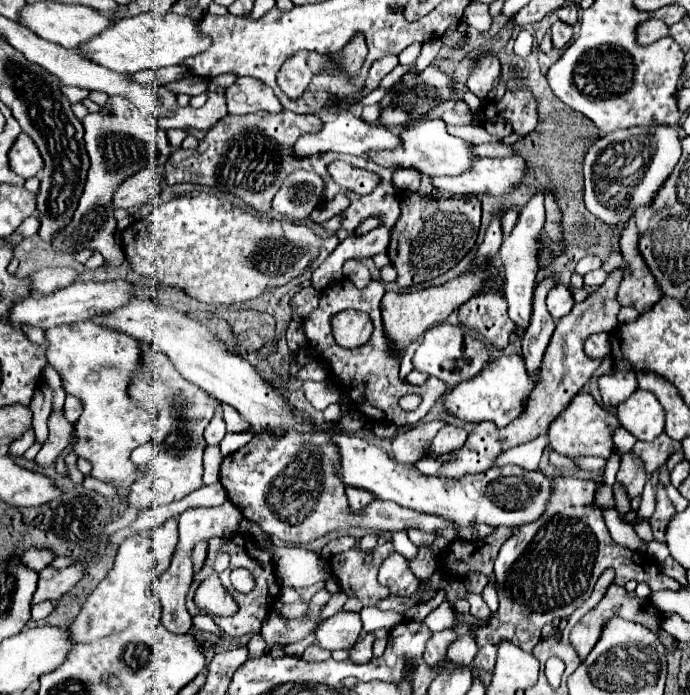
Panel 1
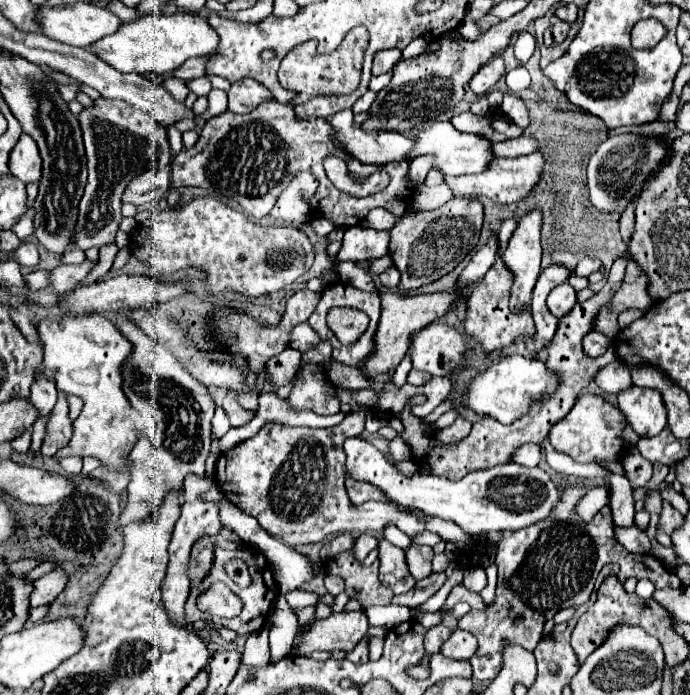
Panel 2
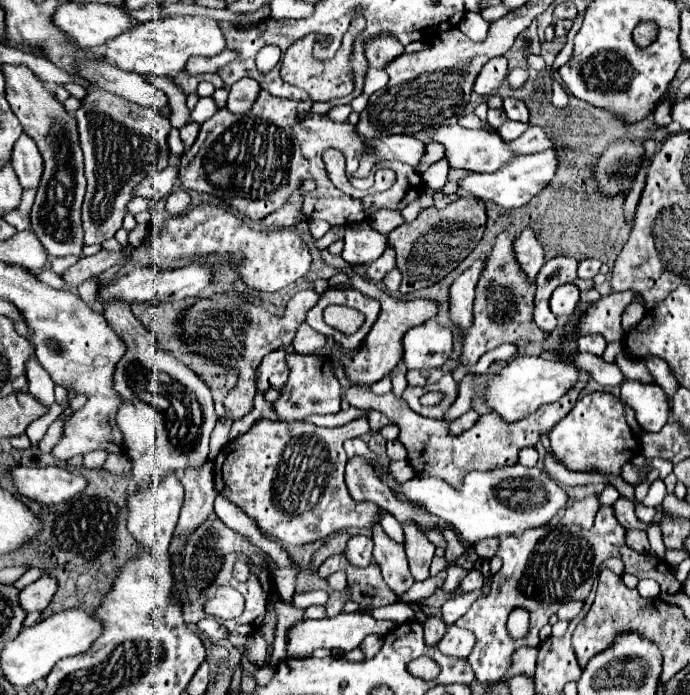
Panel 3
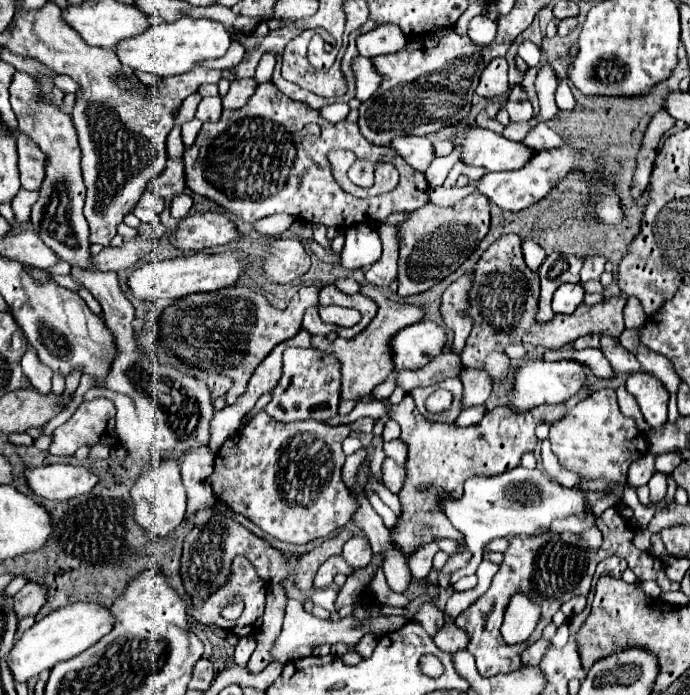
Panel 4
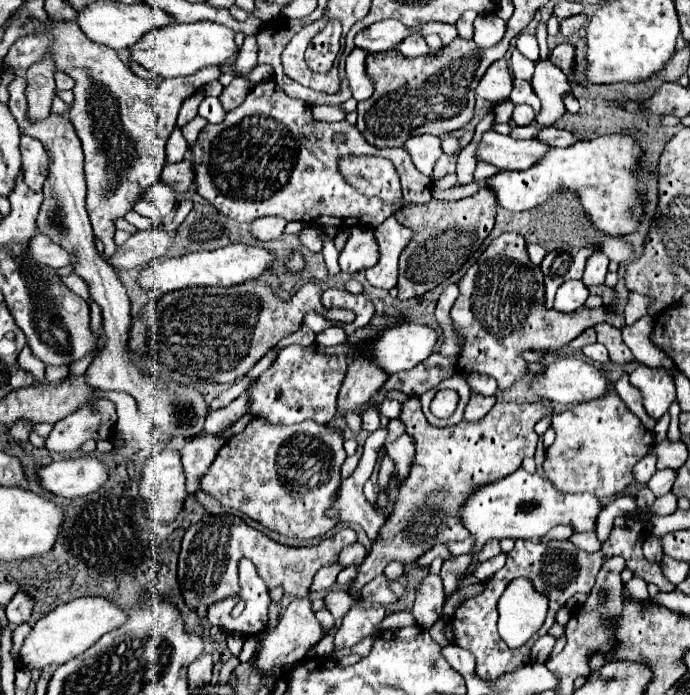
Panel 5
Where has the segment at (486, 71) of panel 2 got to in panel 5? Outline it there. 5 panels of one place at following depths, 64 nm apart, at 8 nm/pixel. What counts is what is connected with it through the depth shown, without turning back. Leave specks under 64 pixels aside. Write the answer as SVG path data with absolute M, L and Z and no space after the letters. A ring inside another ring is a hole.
M498 60L496 64L492 64L492 68L488 68L488 72L482 76L476 94L482 96L484 100L492 102L492 104L500 104L504 100L510 98L512 92L512 74L506 66L506 60Z

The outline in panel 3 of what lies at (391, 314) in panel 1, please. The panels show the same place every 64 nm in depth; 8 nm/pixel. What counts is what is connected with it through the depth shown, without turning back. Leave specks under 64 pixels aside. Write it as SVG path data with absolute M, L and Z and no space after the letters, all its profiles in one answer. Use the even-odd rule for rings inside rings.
M320 250L320 254L322 254L322 260L324 260L326 264L336 266L336 268L340 268L344 274L348 274L350 280L352 280L352 286L354 286L356 290L360 290L362 294L366 294L366 296L378 300L380 306L382 306L378 320L374 322L374 326L370 328L368 336L364 338L364 342L362 342L362 346L360 346L358 350L354 350L354 352L350 352L350 354L344 354L342 348L340 348L340 344L334 344L332 354L330 354L330 358L332 358L334 362L338 362L338 364L344 366L346 378L348 378L348 382L350 382L352 386L368 388L368 386L372 386L374 382L382 380L386 374L390 374L390 372L396 368L396 364L400 362L400 340L402 340L404 332L406 332L408 328L412 328L412 326L416 326L416 324L422 324L424 320L436 316L436 304L430 302L430 300L412 300L412 302L396 300L396 298L388 296L386 292L382 292L376 284L372 284L372 282L368 282L366 278L358 276L358 274L342 260L342 256L332 256L328 250Z

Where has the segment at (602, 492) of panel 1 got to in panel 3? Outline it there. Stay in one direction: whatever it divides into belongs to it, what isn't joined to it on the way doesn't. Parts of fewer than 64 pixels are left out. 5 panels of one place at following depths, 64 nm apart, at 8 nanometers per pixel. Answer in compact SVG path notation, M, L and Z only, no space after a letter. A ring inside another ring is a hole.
M588 496L586 500L574 502L562 516L562 524L576 524L580 528L590 528L594 524L594 516L598 512L598 498L596 496Z

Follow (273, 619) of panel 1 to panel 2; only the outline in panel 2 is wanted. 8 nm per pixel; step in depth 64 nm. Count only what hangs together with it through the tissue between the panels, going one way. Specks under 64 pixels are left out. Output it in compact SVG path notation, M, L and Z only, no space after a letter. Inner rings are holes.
M324 594L322 600L318 602L318 610L316 610L316 618L326 618L332 614L332 602L334 602L334 596L332 594Z

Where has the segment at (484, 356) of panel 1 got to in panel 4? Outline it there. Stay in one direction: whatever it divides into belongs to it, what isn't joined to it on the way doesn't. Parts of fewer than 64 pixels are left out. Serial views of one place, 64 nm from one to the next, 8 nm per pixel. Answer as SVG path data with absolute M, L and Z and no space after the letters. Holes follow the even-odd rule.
M416 322L390 338L390 352L396 370L418 370L428 364L444 346L444 328L434 322Z

